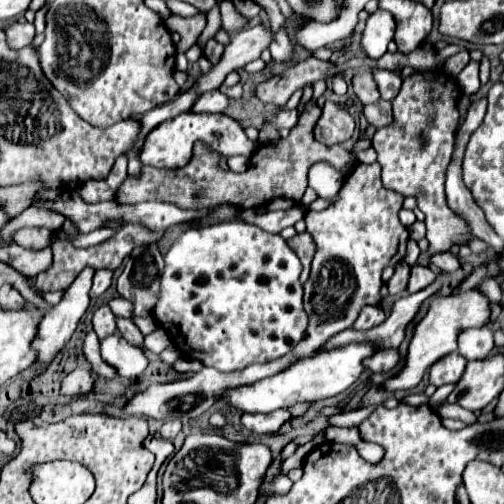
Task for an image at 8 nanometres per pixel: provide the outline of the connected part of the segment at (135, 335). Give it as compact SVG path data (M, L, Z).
M118 319L118 331L122 333L122 337L124 337L130 345L144 349L144 345L142 345L142 333L140 333L138 327L132 323L132 319Z

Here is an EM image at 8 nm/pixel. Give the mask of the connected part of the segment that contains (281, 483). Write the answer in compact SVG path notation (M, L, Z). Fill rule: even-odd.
M276 457L268 469L268 477L264 477L264 485L260 485L260 493L270 495L282 495L292 487L292 481L286 475L278 475L280 471L280 457Z

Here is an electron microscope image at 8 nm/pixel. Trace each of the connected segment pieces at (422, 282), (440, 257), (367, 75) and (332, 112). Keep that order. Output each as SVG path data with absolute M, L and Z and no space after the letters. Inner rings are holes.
M414 265L410 269L410 279L408 279L408 293L416 293L420 289L424 289L428 283L432 283L436 279L434 271L432 269L424 269L420 265Z
M448 251L448 253L438 253L436 257L432 257L432 265L438 267L438 269L442 269L442 271L452 273L452 271L456 271L460 267L460 261L458 261L458 257L454 257Z
M362 71L362 73L354 73L352 77L352 85L354 85L354 93L356 97L360 99L362 105L368 105L368 103L376 103L380 99L380 93L378 93L378 85L372 77L370 71Z
M326 101L322 115L314 125L314 137L324 145L344 143L354 135L354 127L356 123L344 107L338 107L334 101Z

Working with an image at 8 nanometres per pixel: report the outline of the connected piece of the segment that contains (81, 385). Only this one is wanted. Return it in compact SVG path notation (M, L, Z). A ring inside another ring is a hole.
M76 369L62 379L60 393L62 395L86 395L90 393L92 383L94 383L92 373L88 369Z

